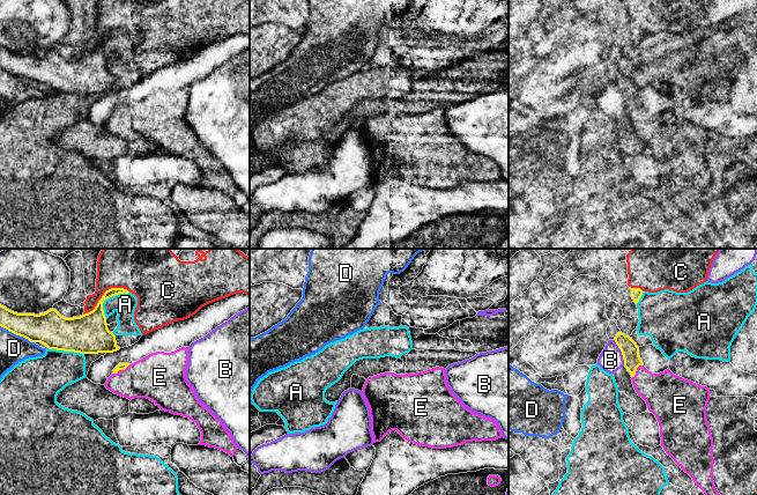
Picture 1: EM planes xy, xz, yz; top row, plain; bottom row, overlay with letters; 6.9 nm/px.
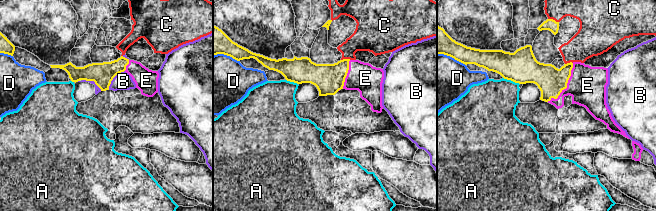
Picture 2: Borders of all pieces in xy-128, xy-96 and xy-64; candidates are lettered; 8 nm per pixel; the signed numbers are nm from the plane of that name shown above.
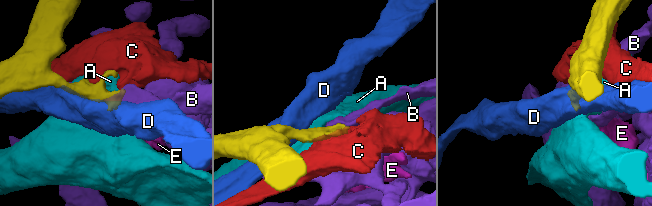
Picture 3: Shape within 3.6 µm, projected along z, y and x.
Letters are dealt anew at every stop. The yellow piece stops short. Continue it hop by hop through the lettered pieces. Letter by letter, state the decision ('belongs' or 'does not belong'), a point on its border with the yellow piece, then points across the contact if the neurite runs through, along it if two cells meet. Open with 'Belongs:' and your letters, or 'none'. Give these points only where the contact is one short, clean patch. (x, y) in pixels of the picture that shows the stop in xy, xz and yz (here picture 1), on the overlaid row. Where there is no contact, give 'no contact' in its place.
Belongs: E
A: does not belong; meets yellow in xy at (108, 297)
B: does not belong; meets yellow in yz at (622, 353)
C: does not belong; meets yellow in xy at (104, 293)
D: does not belong; meets yellow in xy at (15, 333); border along xy (0, 325), (24, 337), (29, 341)
E: belongs; meets yellow in xy at (120, 369)

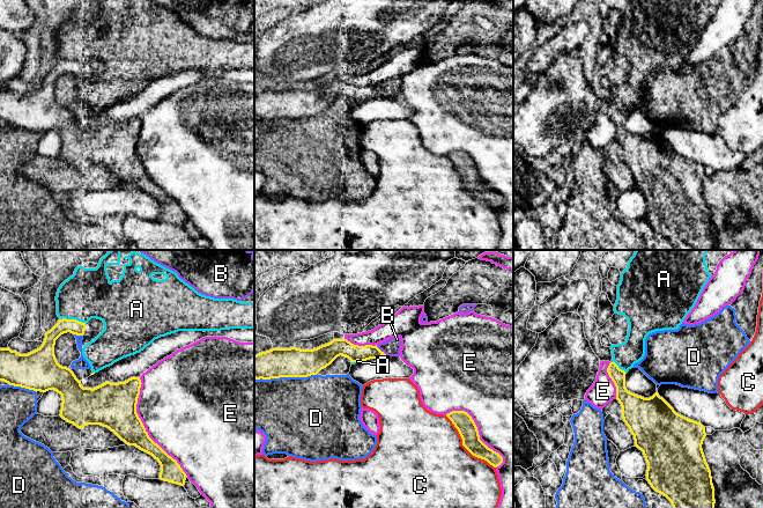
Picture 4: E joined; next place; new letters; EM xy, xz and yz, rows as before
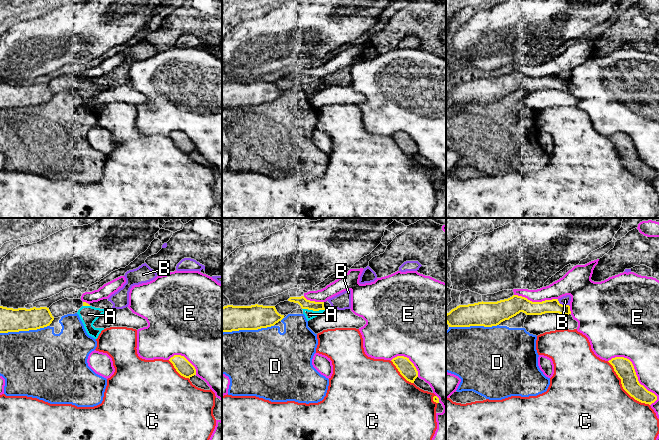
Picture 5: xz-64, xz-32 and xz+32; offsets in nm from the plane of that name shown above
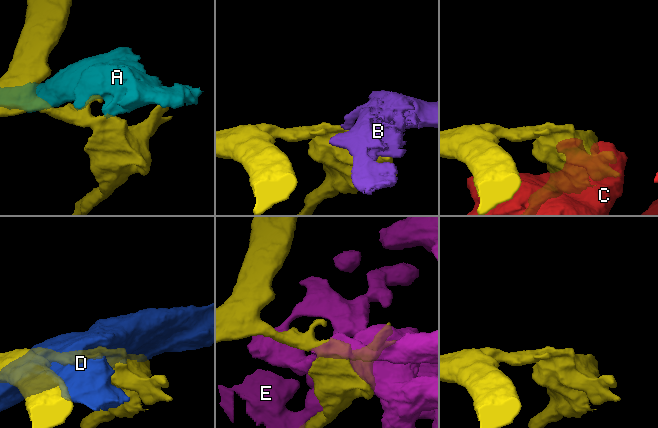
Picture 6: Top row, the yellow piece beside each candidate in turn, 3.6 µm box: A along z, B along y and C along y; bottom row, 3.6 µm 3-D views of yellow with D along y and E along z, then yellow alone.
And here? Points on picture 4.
Belongs: none
A: does not belong; meets yellow in xy at (73, 319)
B: does not belong; meets yellow in xz at (380, 351); border along xz (376, 345), (386, 355)
C: does not belong; meets yellow in xz at (465, 447)
D: does not belong; meets yellow in xz at (286, 376)
E: does not belong; meets yellow in xy at (145, 428)

